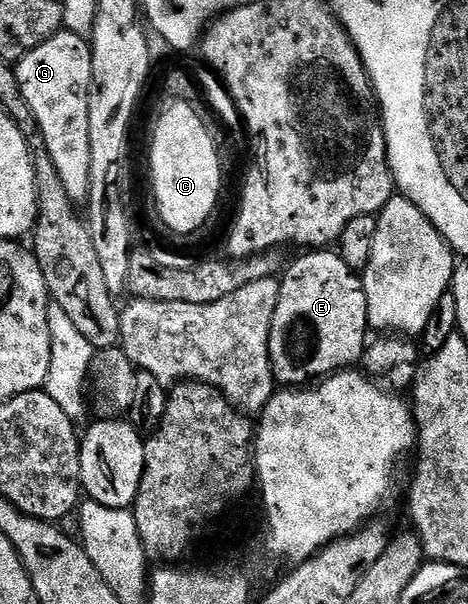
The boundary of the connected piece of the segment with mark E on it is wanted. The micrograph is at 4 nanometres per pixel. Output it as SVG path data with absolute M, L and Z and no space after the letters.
M312 250L300 254L286 272L287 268L283 273L284 280L282 276L279 281L278 306L274 310L268 343L270 366L277 385L308 386L334 372L343 372L359 365L370 336L363 279L352 272L350 266L346 266L340 255L332 250Z

